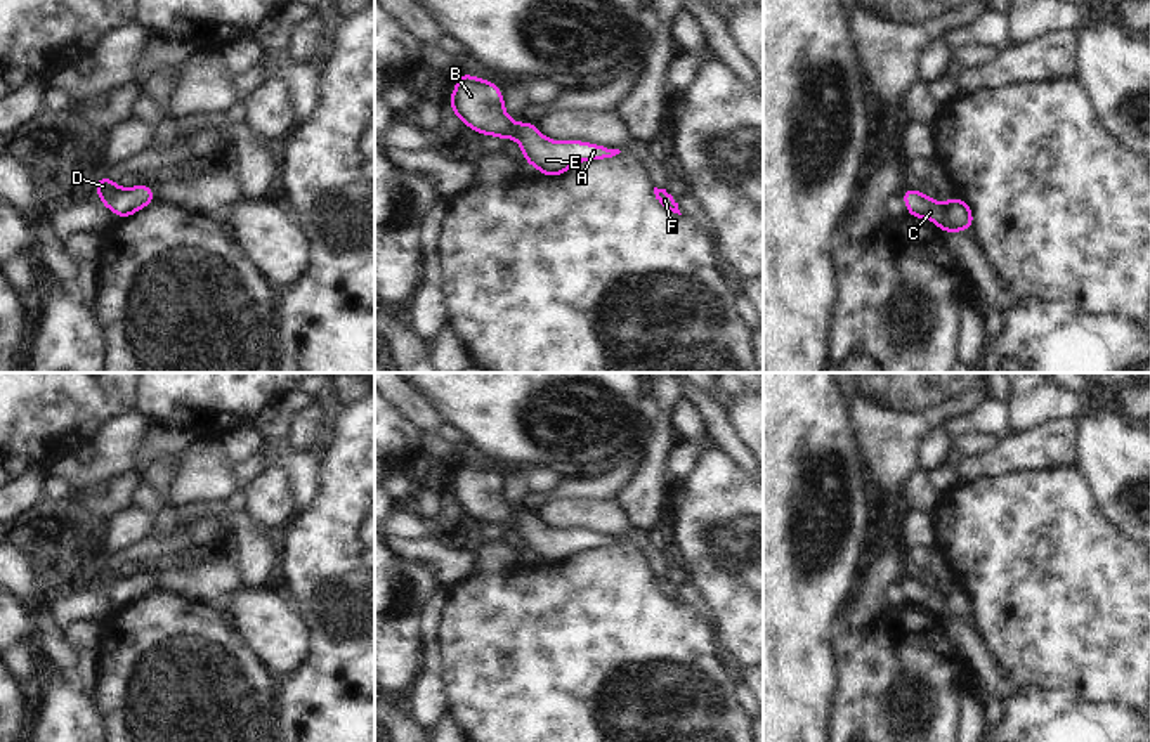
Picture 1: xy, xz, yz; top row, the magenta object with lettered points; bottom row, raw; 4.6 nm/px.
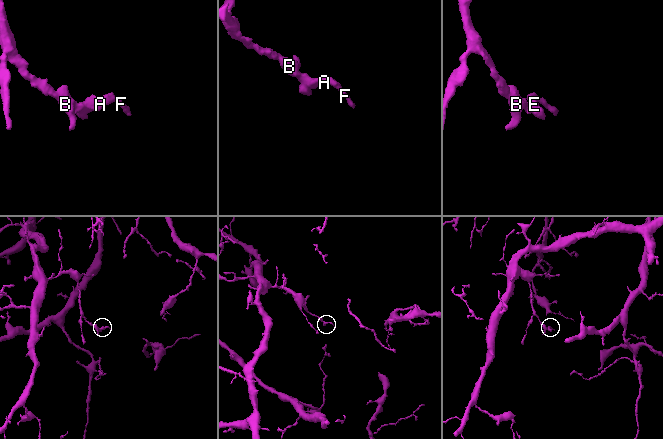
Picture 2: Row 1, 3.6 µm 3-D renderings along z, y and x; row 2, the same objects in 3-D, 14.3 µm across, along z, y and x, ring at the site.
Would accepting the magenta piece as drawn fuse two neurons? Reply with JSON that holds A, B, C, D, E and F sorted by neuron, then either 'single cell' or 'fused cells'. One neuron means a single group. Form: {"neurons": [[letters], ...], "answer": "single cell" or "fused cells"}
{"neurons": [["A", "B", "C", "D", "E", "F"]], "answer": "single cell"}

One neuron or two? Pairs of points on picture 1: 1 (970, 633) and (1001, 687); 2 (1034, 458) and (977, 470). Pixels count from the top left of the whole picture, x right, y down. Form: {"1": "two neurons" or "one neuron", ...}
{"1": "one neuron", "2": "one neuron"}

